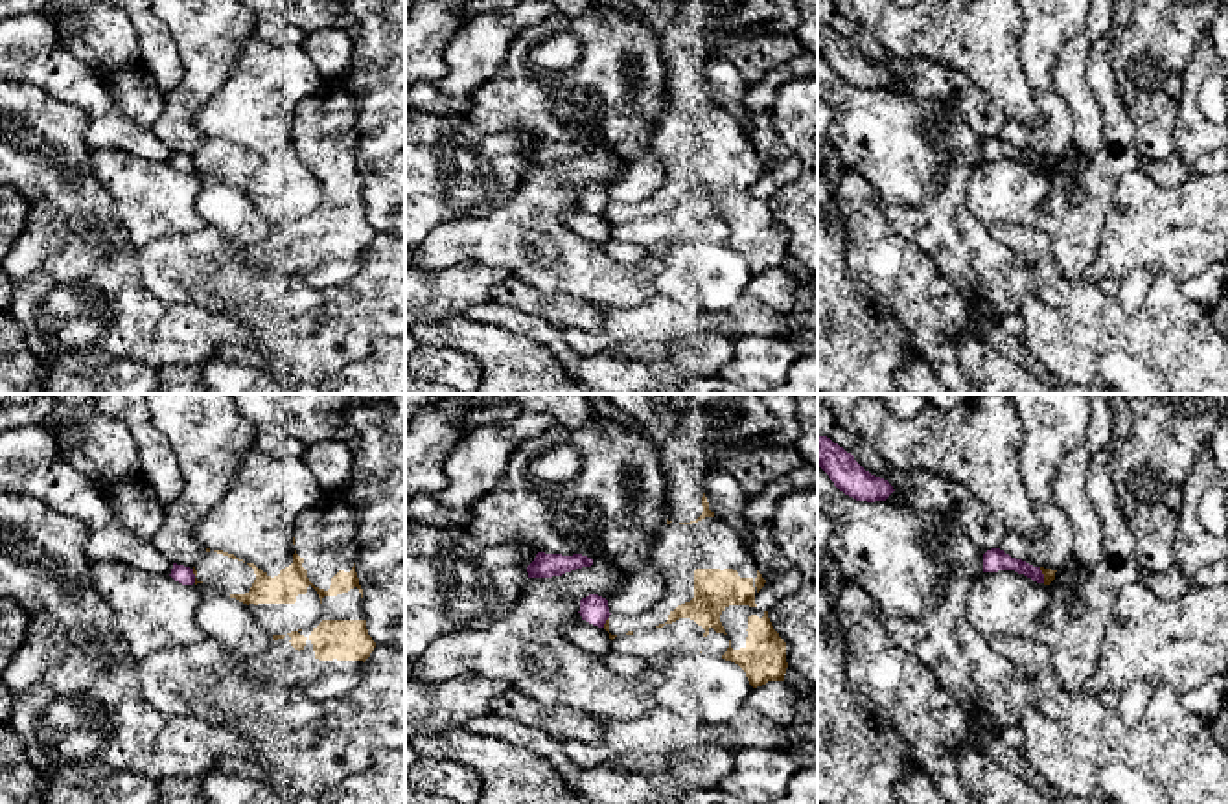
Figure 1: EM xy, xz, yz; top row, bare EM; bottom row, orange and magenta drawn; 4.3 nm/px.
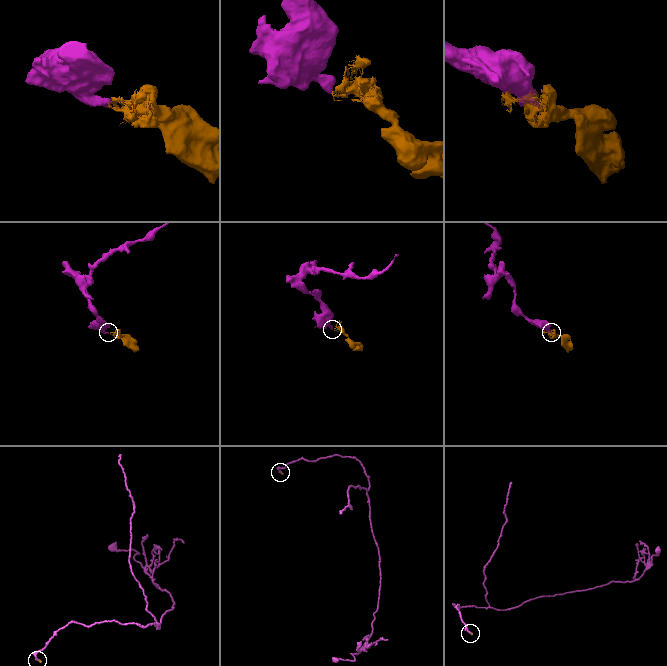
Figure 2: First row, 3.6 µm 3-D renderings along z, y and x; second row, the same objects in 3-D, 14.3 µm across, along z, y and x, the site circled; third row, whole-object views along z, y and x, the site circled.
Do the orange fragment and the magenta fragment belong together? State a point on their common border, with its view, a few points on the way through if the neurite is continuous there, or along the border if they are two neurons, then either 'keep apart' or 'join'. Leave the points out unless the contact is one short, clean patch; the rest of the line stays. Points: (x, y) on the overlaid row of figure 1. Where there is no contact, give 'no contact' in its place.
contact yz (1043, 573); border yz (1039, 567), (1044, 582); keep apart

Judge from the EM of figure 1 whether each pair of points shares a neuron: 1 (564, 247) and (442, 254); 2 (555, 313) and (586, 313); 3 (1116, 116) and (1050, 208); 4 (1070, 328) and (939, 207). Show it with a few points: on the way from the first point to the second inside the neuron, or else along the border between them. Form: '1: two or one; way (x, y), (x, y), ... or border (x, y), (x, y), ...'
1: one; way (534, 240), (472, 240)
2: one; way (562, 313), (579, 313)
3: one; way (1105, 148), (1098, 192), (1081, 208)
4: two; border (1035, 293), (1017, 311)

